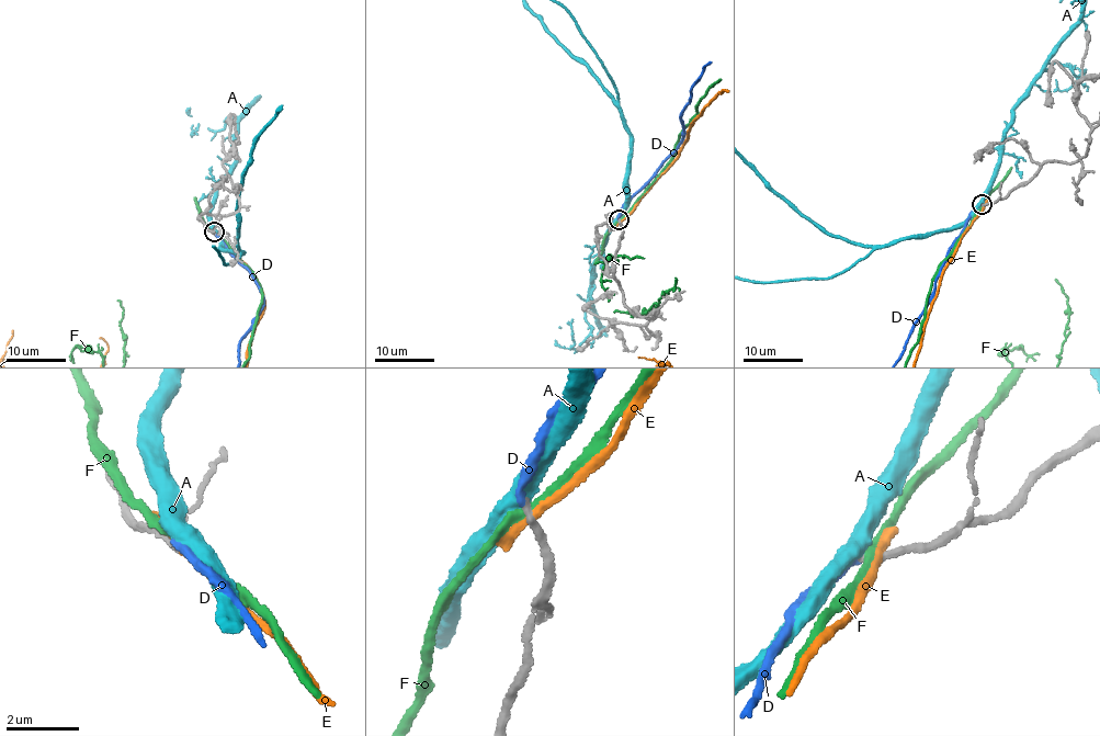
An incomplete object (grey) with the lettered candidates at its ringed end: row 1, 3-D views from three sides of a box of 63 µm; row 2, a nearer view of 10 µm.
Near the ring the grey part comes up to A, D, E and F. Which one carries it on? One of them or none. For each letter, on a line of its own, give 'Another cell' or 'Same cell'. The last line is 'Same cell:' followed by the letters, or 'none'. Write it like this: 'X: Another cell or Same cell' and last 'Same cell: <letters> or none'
A: Another cell
D: Same cell
E: Another cell
F: Another cell
Same cell: D

